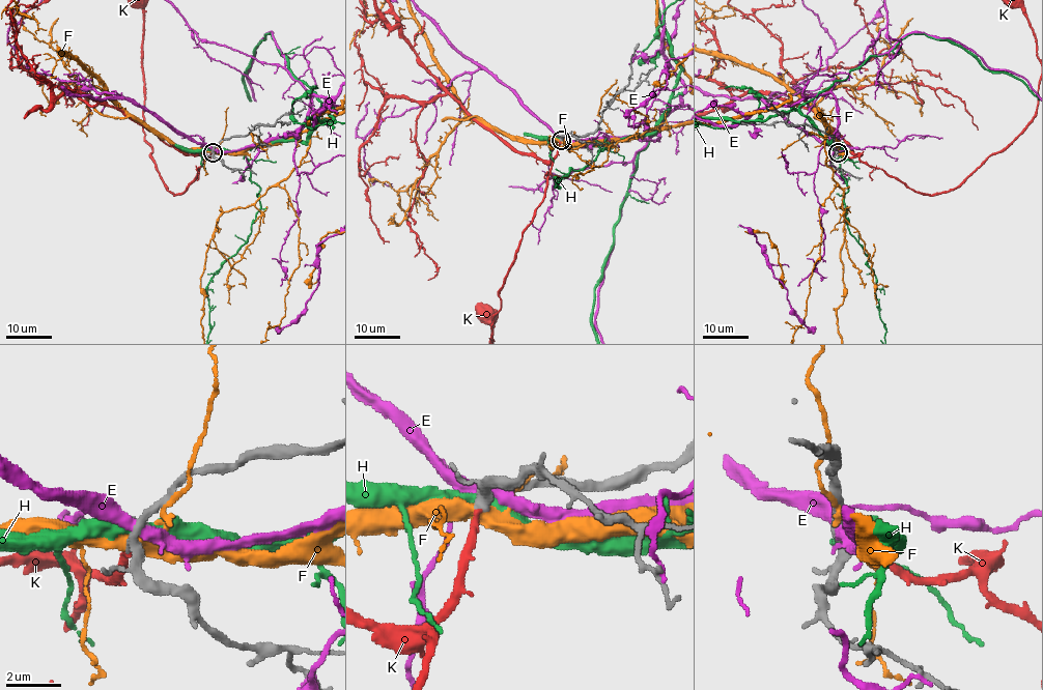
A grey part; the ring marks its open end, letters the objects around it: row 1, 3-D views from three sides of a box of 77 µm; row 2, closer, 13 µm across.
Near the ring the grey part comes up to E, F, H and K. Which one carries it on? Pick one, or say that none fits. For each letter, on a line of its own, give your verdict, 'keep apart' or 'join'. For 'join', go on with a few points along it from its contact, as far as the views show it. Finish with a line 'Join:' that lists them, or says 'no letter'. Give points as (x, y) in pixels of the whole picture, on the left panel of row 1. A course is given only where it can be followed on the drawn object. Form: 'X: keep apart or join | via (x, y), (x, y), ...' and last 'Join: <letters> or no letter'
E: keep apart
F: keep apart
H: keep apart
K: join | via (213, 152), (205, 156), (182, 192), (173, 194), (167, 188), (144, 139), (143, 7)
Join: K

